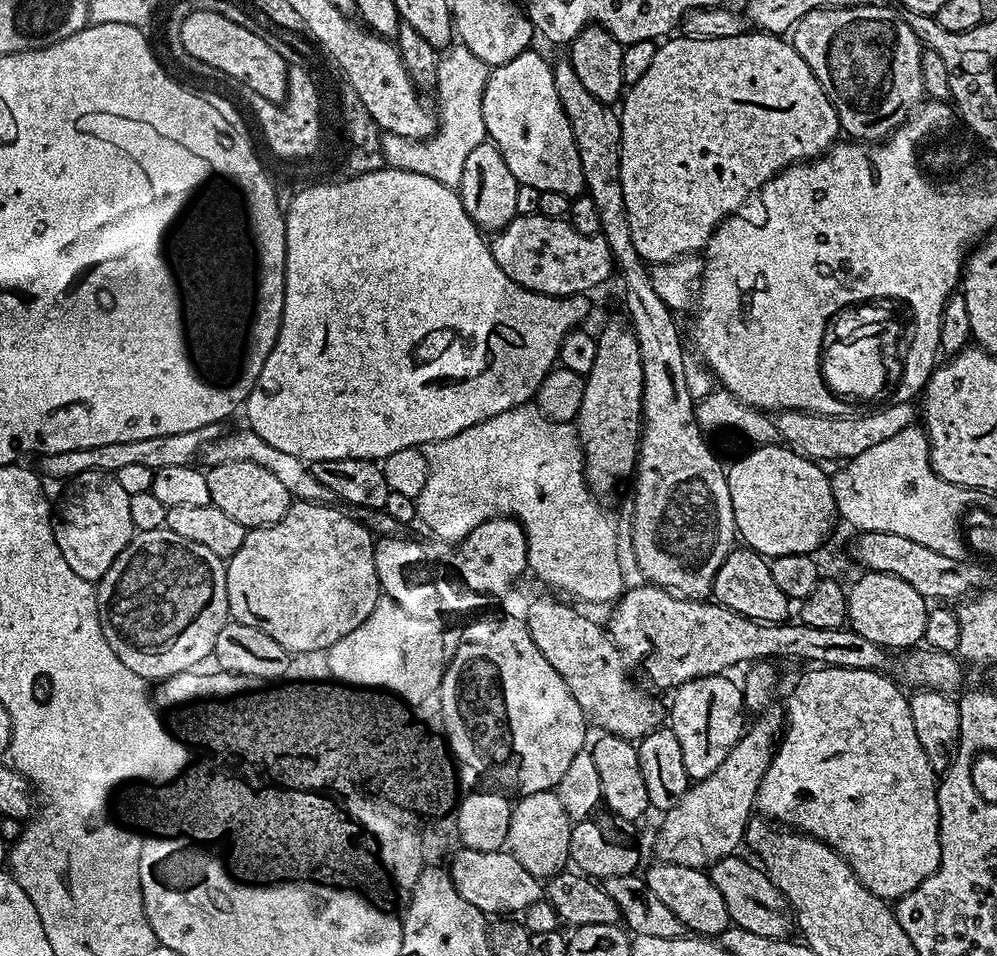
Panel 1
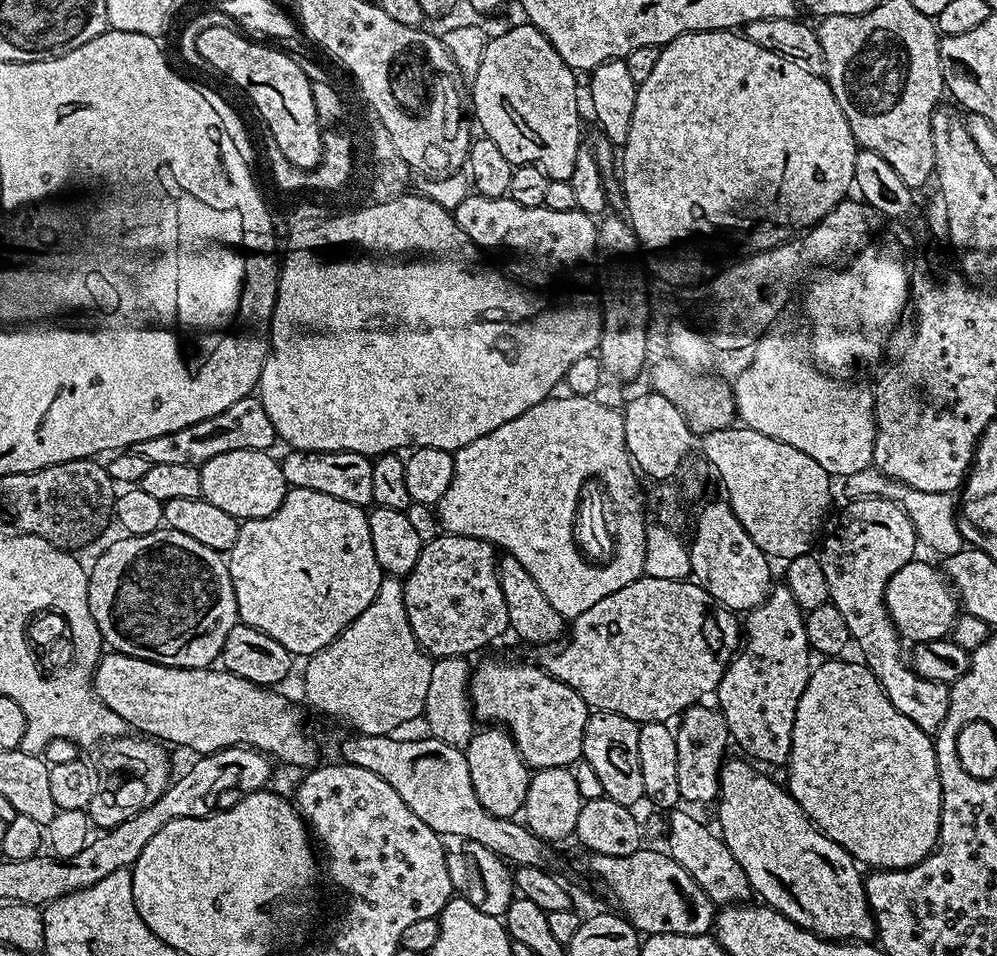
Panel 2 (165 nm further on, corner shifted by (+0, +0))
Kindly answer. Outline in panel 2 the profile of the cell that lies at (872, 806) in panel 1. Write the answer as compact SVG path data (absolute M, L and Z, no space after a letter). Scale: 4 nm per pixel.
M828 658L817 663L812 670L812 676L806 682L806 690L802 690L802 698L798 702L798 710L794 714L794 734L788 755L786 771L788 780L786 787L789 794L798 802L800 809L808 815L808 819L825 832L838 846L842 846L852 855L857 865L868 870L887 870L893 872L899 868L912 868L921 864L927 856L936 851L940 839L940 808L944 795L940 792L940 779L938 778L938 762L936 761L936 746L933 737L927 732L918 730L906 714L902 714L890 702L884 693L884 687L876 681L876 675L870 671L863 662L848 660L849 658Z

